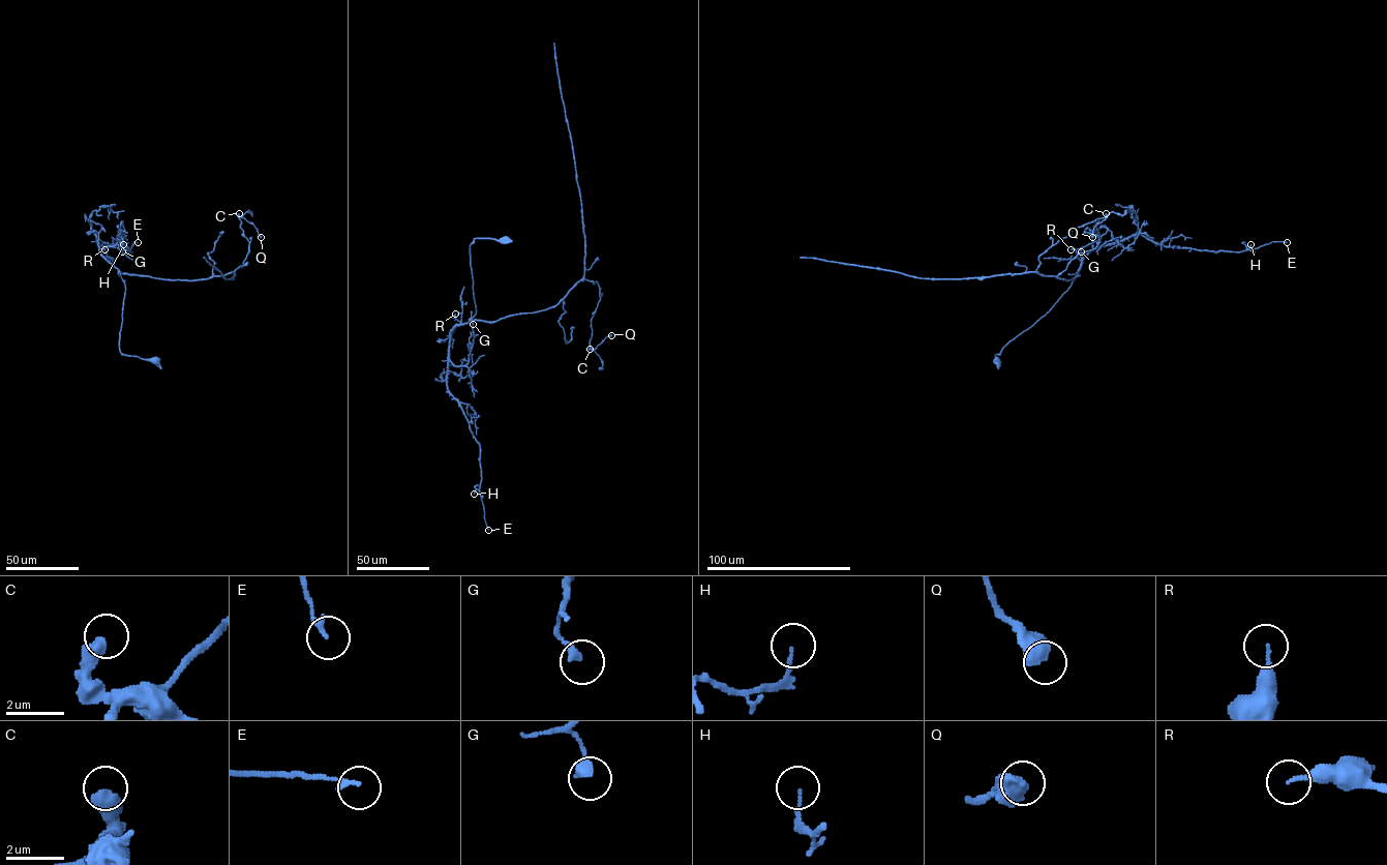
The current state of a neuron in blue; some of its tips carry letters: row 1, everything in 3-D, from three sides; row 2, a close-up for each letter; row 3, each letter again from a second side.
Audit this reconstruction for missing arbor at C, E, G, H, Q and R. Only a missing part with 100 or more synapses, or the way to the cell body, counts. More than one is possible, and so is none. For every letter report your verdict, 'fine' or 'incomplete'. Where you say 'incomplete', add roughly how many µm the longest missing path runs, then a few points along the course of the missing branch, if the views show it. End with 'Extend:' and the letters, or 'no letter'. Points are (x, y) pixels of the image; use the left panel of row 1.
C: fine
E: fine
G: fine
H: fine
Q: fine
R: fine
Extend: no letter

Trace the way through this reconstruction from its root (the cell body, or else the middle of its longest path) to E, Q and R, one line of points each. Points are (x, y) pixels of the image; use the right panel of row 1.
E: (995, 359), (1050, 309), (1094, 249), (1139, 235), (1165, 246), (1215, 251), (1287, 242)
Q: (995, 359), (1079, 275), (1068, 280), (1042, 275), (1035, 271), (1038, 257), (1074, 229), (1106, 216), (1092, 237)
R: (995, 359), (995, 354), (1043, 317), (1068, 289), (1081, 262), (1076, 250), (1071, 249)

